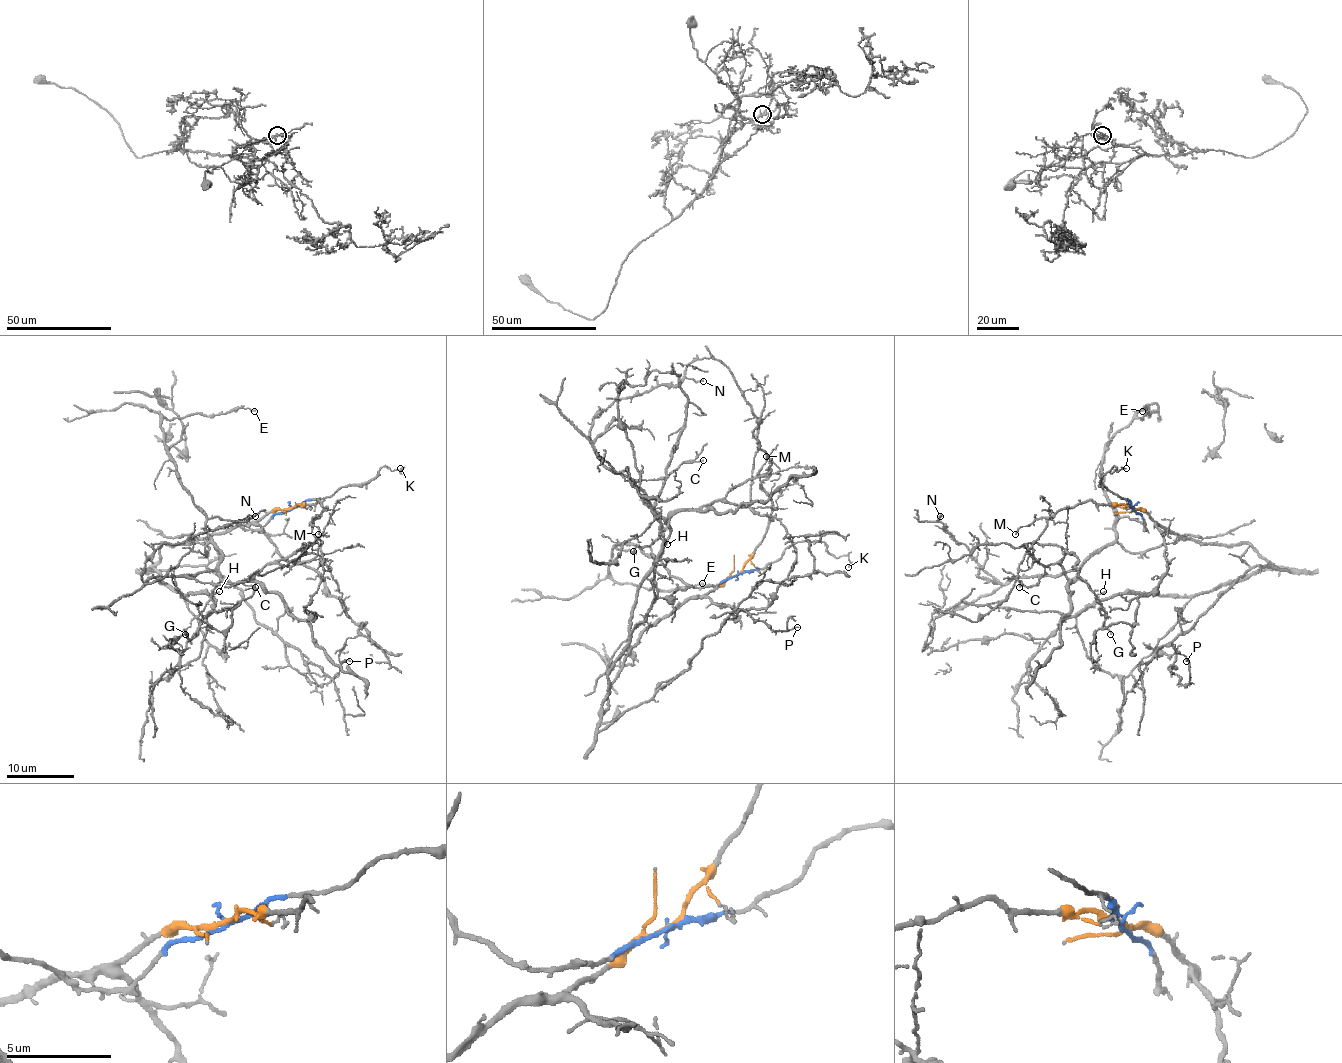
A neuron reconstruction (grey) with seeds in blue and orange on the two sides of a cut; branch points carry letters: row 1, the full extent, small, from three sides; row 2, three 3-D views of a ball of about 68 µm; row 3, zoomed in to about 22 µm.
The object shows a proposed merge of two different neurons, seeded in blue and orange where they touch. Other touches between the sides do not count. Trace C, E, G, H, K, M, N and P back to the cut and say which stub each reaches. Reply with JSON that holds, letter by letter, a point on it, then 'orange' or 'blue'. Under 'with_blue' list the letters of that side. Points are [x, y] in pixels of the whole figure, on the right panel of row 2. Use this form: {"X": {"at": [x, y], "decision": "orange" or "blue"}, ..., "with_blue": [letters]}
{"C": {"at": [1019, 587], "decision": "blue"}, "E": {"at": [1142, 411], "decision": "blue"}, "G": {"at": [1110, 634], "decision": "blue"}, "H": {"at": [1103, 591], "decision": "blue"}, "K": {"at": [1126, 468], "decision": "blue"}, "M": {"at": [1015, 534], "decision": "orange"}, "N": {"at": [940, 516], "decision": "blue"}, "P": {"at": [1186, 661], "decision": "orange"}, "with_blue": ["C", "E", "G", "H", "K", "N"]}

